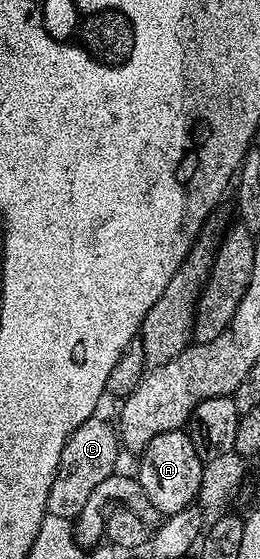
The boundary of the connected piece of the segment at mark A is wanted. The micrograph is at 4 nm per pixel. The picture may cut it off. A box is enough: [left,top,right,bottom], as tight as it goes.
[137,429,204,513]

